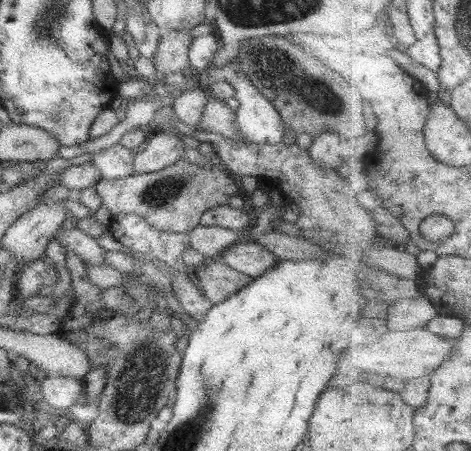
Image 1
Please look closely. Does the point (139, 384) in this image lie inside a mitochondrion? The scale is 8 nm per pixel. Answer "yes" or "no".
yes

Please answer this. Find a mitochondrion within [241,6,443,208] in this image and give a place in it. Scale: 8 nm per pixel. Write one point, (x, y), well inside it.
(264, 59)

